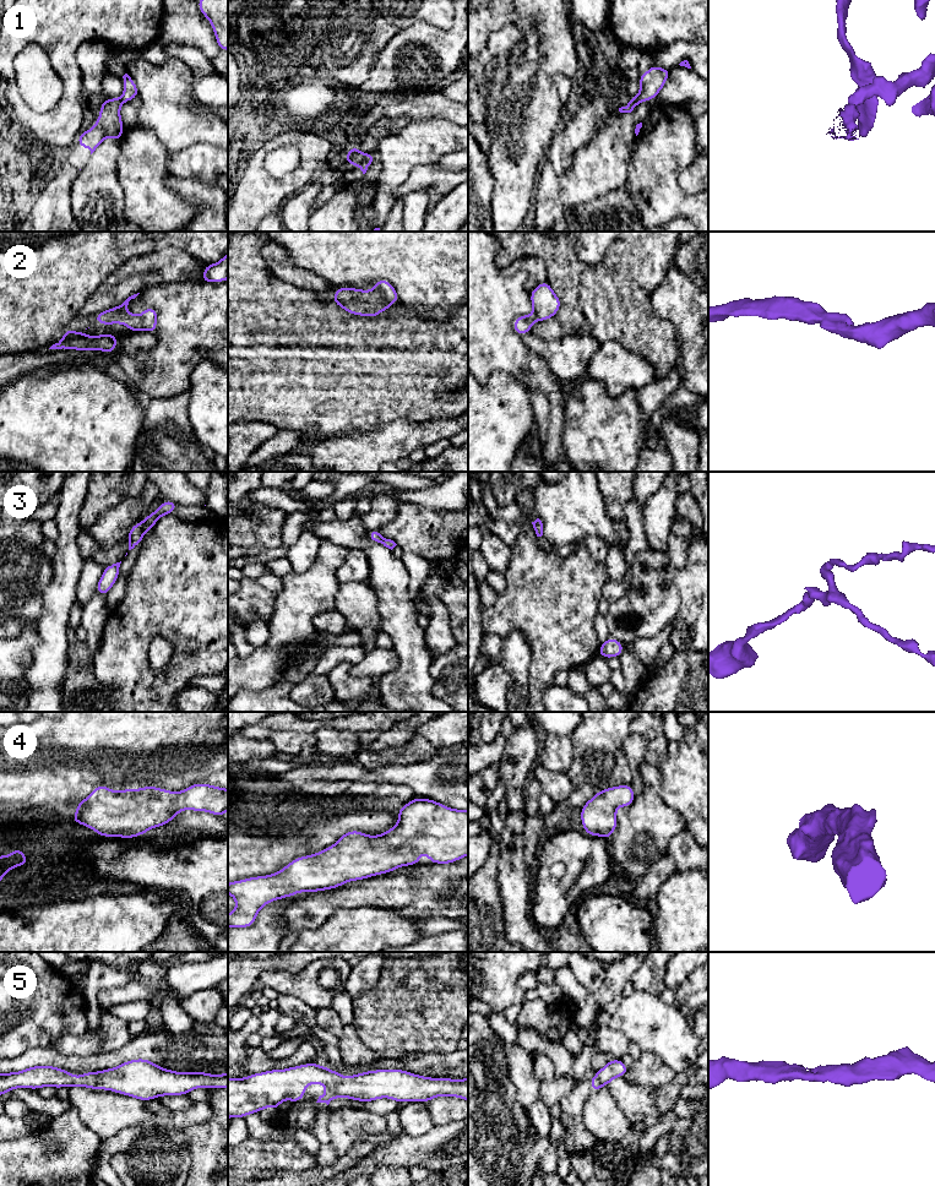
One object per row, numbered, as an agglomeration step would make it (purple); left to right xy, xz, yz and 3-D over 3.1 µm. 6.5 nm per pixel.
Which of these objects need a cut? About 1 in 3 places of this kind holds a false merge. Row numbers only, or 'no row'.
1, 3

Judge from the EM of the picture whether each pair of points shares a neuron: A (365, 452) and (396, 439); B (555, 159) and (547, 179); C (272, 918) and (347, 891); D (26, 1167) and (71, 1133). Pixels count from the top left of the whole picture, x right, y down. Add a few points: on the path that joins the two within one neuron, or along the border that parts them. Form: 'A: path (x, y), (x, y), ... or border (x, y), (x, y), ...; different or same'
A: path (373, 447), (389, 441); same
B: border (576, 151), (572, 163), (560, 174), (547, 158); different
C: border (303, 897), (293, 901), (282, 914), (286, 934); different
D: path (37, 1157), (47, 1147), (60, 1141); same

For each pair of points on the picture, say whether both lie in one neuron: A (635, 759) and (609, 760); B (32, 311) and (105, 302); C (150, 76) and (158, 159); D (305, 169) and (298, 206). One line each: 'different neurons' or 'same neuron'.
A: different neurons
B: different neurons
C: different neurons
D: different neurons

